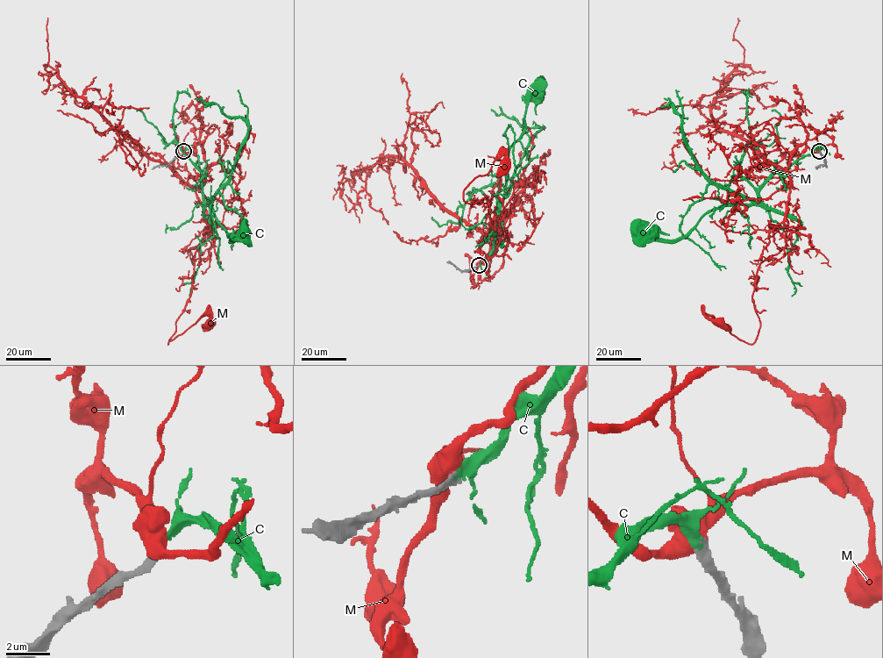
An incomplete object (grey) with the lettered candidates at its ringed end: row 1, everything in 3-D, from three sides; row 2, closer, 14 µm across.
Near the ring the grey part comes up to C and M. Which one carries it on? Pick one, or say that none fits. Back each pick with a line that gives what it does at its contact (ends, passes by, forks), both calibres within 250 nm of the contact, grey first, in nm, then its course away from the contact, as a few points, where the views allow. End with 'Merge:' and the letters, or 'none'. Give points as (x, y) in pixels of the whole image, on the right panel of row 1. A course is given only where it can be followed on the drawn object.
C: it ends there; 320 nm thick on the grey side, 280 nm on the other; it runs (820, 152), (815, 149), (777, 171), (760, 189), (757, 202), (709, 210), (684, 235), (672, 239), (643, 236)
Merge: C

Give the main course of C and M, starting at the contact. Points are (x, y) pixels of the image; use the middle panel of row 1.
C: (479, 265), (493, 248), (495, 210), (503, 197), (509, 146), (524, 130), (526, 103), (540, 92), (538, 88)
M: (479, 265), (502, 232), (488, 235), (502, 231), (485, 197), (471, 206), (463, 191), (505, 153), (505, 165)

